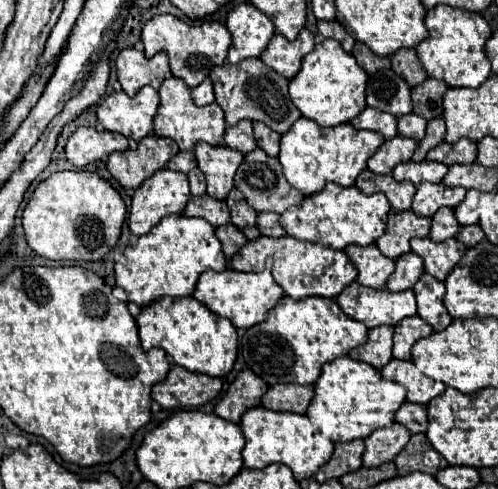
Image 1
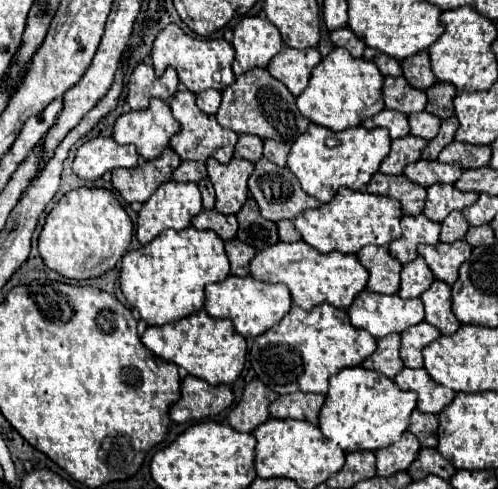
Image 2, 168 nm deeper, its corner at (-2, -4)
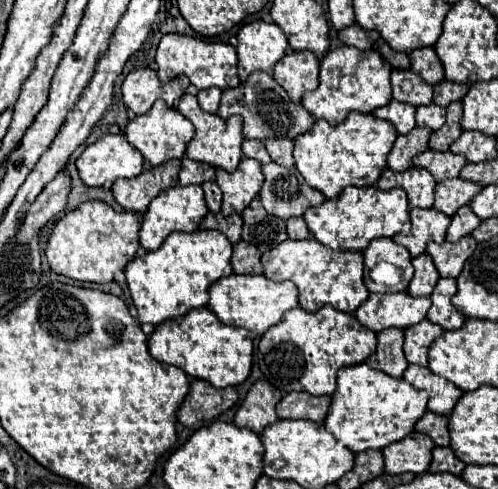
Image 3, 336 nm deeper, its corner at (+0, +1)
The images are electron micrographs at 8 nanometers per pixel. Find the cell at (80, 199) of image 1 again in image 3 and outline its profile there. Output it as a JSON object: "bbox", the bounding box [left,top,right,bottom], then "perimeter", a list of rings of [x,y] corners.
{"bbox":[47,201,141,283],"perimeter":[[[87,201],[79,209],[67,213],[51,231],[47,243],[49,267],[73,281],[81,283],[109,283],[117,271],[135,257],[139,249],[141,223],[135,213],[113,211],[107,203]]]}

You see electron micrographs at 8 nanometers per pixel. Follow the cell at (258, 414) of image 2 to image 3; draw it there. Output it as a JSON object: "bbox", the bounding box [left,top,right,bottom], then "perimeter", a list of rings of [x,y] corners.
{"bbox":[235,379,281,435],"perimeter":[[[259,379],[247,393],[245,401],[235,413],[235,425],[255,431],[257,435],[267,427],[279,421],[275,405],[281,401],[281,391],[277,391],[265,379]]]}

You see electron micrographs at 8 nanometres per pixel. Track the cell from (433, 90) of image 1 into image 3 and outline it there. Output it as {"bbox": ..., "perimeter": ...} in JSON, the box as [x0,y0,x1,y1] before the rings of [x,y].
{"bbox":[433,81,469,107],"perimeter":[[[441,81],[435,87],[435,95],[433,95],[433,103],[447,107],[453,101],[461,101],[465,97],[465,93],[469,91],[467,83],[453,83],[453,81]]]}

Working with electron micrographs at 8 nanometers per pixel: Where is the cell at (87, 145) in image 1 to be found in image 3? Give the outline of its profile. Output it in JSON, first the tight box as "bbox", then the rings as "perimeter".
{"bbox":[77,135,143,187],"perimeter":[[[103,135],[77,159],[79,177],[89,187],[105,187],[115,179],[133,179],[143,171],[143,155],[123,135]]]}

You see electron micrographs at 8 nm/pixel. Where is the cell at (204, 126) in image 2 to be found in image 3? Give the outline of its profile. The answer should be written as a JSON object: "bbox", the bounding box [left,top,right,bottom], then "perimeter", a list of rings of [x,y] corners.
{"bbox":[177,95,243,173],"perimeter":[[[183,95],[181,101],[179,101],[179,105],[177,105],[177,111],[195,125],[195,137],[189,143],[187,157],[193,159],[193,161],[203,161],[203,163],[209,163],[213,167],[219,167],[219,169],[225,169],[225,171],[233,173],[237,169],[239,161],[243,159],[243,153],[241,153],[243,121],[239,117],[219,119],[217,115],[209,115],[205,111],[201,111],[195,95]]]}

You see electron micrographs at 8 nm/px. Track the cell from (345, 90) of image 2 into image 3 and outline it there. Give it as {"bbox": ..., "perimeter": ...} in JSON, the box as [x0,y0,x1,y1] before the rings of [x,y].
{"bbox":[303,47,391,125],"perimeter":[[[339,47],[327,53],[327,57],[321,61],[321,75],[319,75],[319,87],[315,91],[309,91],[303,97],[303,107],[317,119],[325,119],[331,125],[339,125],[347,119],[351,111],[357,113],[373,113],[373,109],[387,105],[391,97],[391,83],[389,75],[391,69],[387,59],[381,57],[379,51],[359,51],[355,47]]]}

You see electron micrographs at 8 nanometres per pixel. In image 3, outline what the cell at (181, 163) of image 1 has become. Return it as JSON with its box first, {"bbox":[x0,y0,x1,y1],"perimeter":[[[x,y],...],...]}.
{"bbox":[179,157,215,185],"perimeter":[[[183,157],[179,183],[181,185],[203,185],[205,181],[215,181],[215,167]]]}

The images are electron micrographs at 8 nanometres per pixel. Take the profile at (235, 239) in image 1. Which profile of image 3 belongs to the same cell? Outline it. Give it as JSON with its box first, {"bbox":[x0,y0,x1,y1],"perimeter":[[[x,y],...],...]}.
{"bbox":[233,241,263,273],"perimeter":[[[239,241],[233,247],[233,271],[235,273],[263,273],[263,265],[261,265],[261,253],[257,247]]]}

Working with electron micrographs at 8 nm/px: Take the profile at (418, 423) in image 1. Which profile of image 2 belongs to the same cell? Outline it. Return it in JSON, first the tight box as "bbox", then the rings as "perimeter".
{"bbox":[409,410,439,448],"perimeter":[[[415,410],[411,414],[411,424],[409,424],[409,432],[413,432],[417,436],[417,440],[421,442],[423,448],[435,448],[437,446],[437,426],[439,426],[439,420],[437,420],[437,414],[423,414],[419,410]]]}

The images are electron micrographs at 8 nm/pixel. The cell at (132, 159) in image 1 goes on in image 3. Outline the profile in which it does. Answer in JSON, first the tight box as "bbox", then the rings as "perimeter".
{"bbox":[113,159,179,213],"perimeter":[[[171,159],[161,167],[153,167],[143,171],[137,179],[117,179],[113,183],[113,197],[125,209],[133,213],[145,213],[151,199],[155,199],[161,191],[175,187],[179,183],[179,159]]]}

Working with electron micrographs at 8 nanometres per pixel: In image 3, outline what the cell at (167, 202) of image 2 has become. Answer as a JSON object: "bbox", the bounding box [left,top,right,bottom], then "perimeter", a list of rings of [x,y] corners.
{"bbox":[139,185,209,251],"perimeter":[[[189,185],[189,187],[173,187],[169,191],[163,191],[161,195],[157,195],[147,213],[143,215],[143,225],[141,225],[141,231],[139,231],[139,239],[141,239],[141,245],[147,249],[147,251],[155,251],[161,247],[161,243],[165,241],[165,237],[173,231],[185,231],[185,233],[193,233],[199,229],[199,223],[203,221],[203,217],[209,213],[207,205],[205,205],[205,195],[203,195],[203,189],[199,185]]]}

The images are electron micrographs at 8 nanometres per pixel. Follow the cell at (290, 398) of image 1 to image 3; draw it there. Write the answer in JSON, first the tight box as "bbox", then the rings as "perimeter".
{"bbox":[277,393,329,423],"perimeter":[[[287,393],[277,405],[277,415],[279,419],[309,419],[323,423],[329,411],[329,403],[329,395],[315,397],[309,393]]]}

